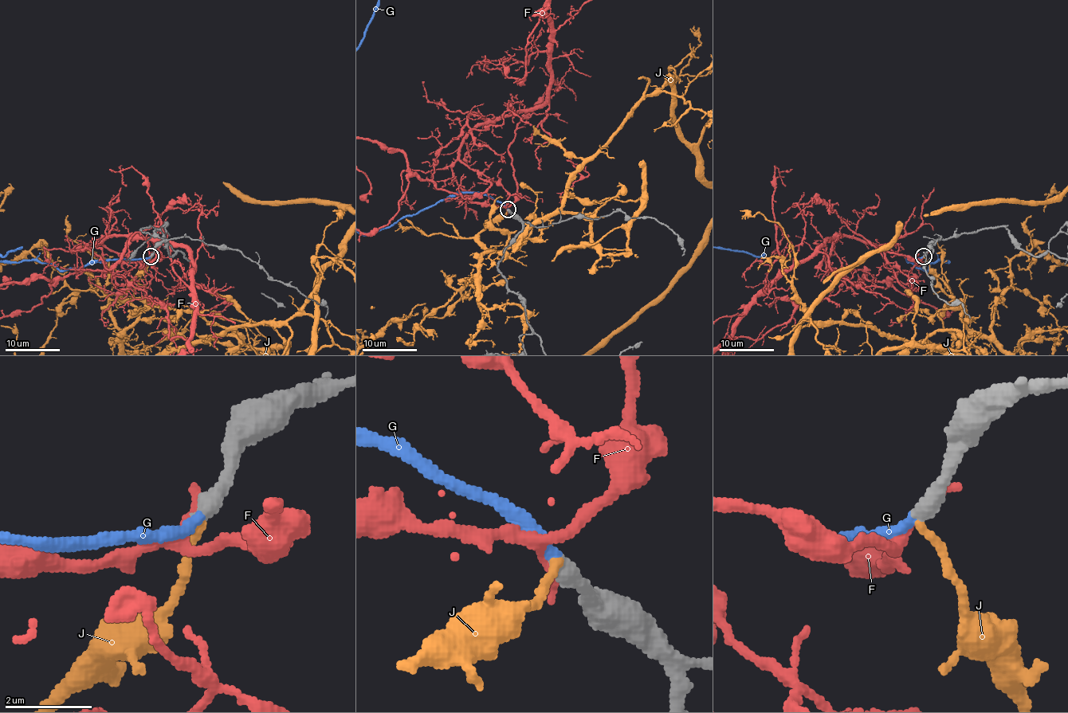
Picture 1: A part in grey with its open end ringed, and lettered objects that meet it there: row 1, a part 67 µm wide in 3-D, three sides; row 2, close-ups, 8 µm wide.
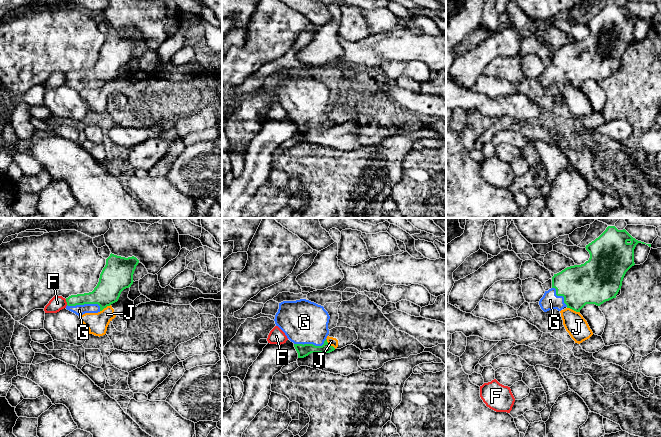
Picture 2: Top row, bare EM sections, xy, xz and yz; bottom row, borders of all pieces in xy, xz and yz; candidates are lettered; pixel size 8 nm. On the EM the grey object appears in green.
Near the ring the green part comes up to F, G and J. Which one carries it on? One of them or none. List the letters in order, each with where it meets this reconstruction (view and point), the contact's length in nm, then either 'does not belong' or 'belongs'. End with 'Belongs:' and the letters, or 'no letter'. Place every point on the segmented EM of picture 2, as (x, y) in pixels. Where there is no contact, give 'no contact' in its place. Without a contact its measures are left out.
F: xy (66, 301) | 50 nm | does not belong
G: xy (85, 303) | 280 nm | belongs
J: yz (573, 309) | 110 nm | does not belong
Belongs: G

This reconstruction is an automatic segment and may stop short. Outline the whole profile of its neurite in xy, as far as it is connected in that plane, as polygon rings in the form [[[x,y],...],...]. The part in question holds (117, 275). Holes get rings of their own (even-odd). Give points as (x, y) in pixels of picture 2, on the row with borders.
[[[111,253],[94,290],[66,298],[66,309],[80,316],[98,313],[117,302],[121,292],[133,284],[133,274],[138,263],[139,260],[134,256],[125,258]]]

